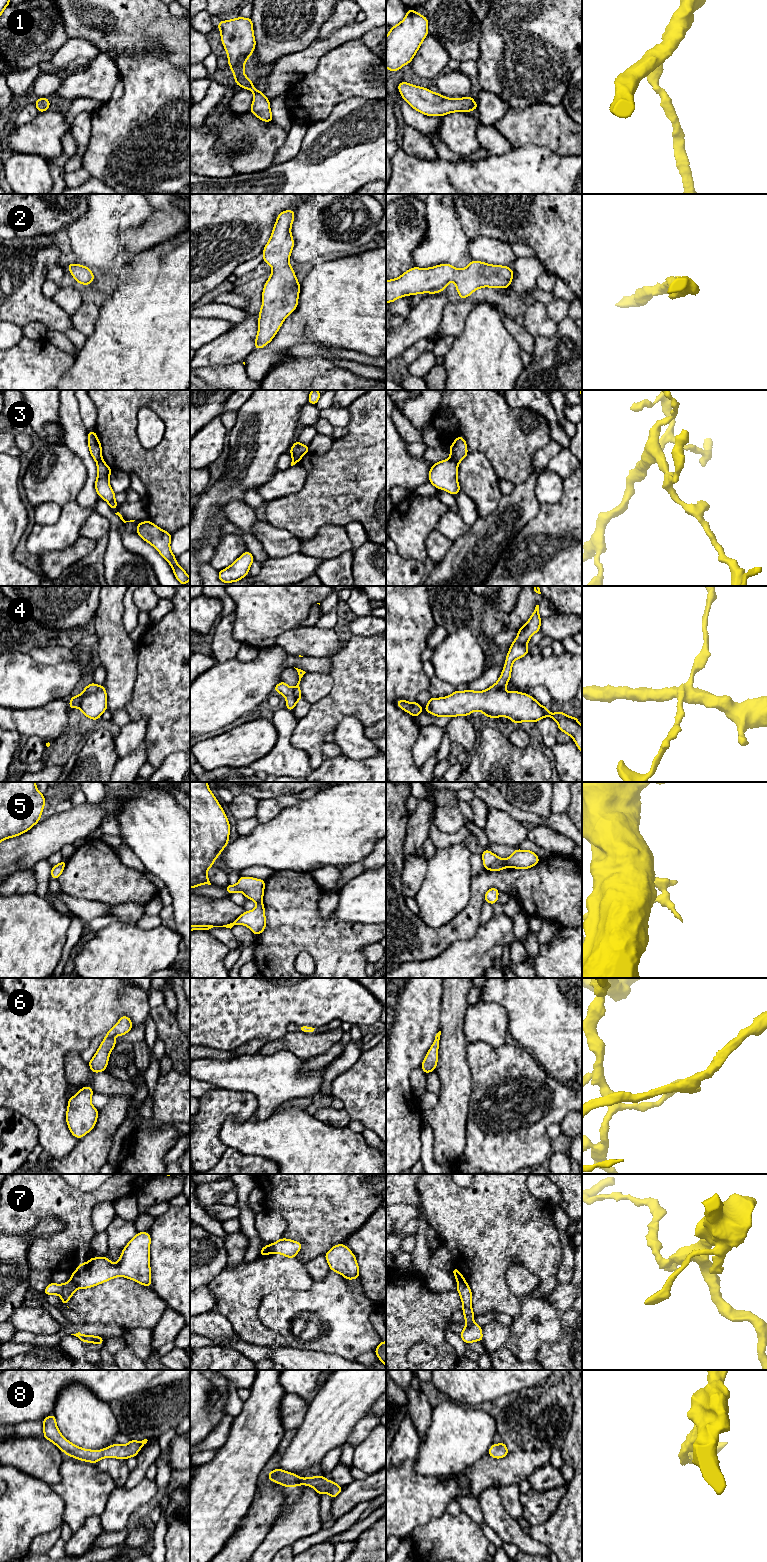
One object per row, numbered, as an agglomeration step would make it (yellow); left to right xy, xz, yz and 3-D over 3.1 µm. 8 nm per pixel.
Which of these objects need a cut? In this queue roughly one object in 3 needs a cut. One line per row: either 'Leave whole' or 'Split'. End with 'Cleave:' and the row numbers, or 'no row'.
1: Leave whole
2: Leave whole
3: Split
4: Split
5: Split
6: Split
7: Split
8: Leave whole
Cleave: 3, 4, 5, 6, 7

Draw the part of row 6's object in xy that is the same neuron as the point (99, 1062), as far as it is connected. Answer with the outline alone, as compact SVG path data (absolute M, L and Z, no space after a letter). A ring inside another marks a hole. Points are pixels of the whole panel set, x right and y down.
M113 1037L103 1040L93 1058L88 1062L93 1073L104 1072L109 1060L109 1055L117 1042Z

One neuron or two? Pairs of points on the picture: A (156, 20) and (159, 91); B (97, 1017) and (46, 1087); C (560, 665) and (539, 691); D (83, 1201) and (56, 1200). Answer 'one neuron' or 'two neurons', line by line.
A: two neurons
B: one neuron
C: two neurons
D: one neuron

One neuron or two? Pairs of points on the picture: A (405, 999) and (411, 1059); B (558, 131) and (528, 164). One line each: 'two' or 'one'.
A: one
B: two

